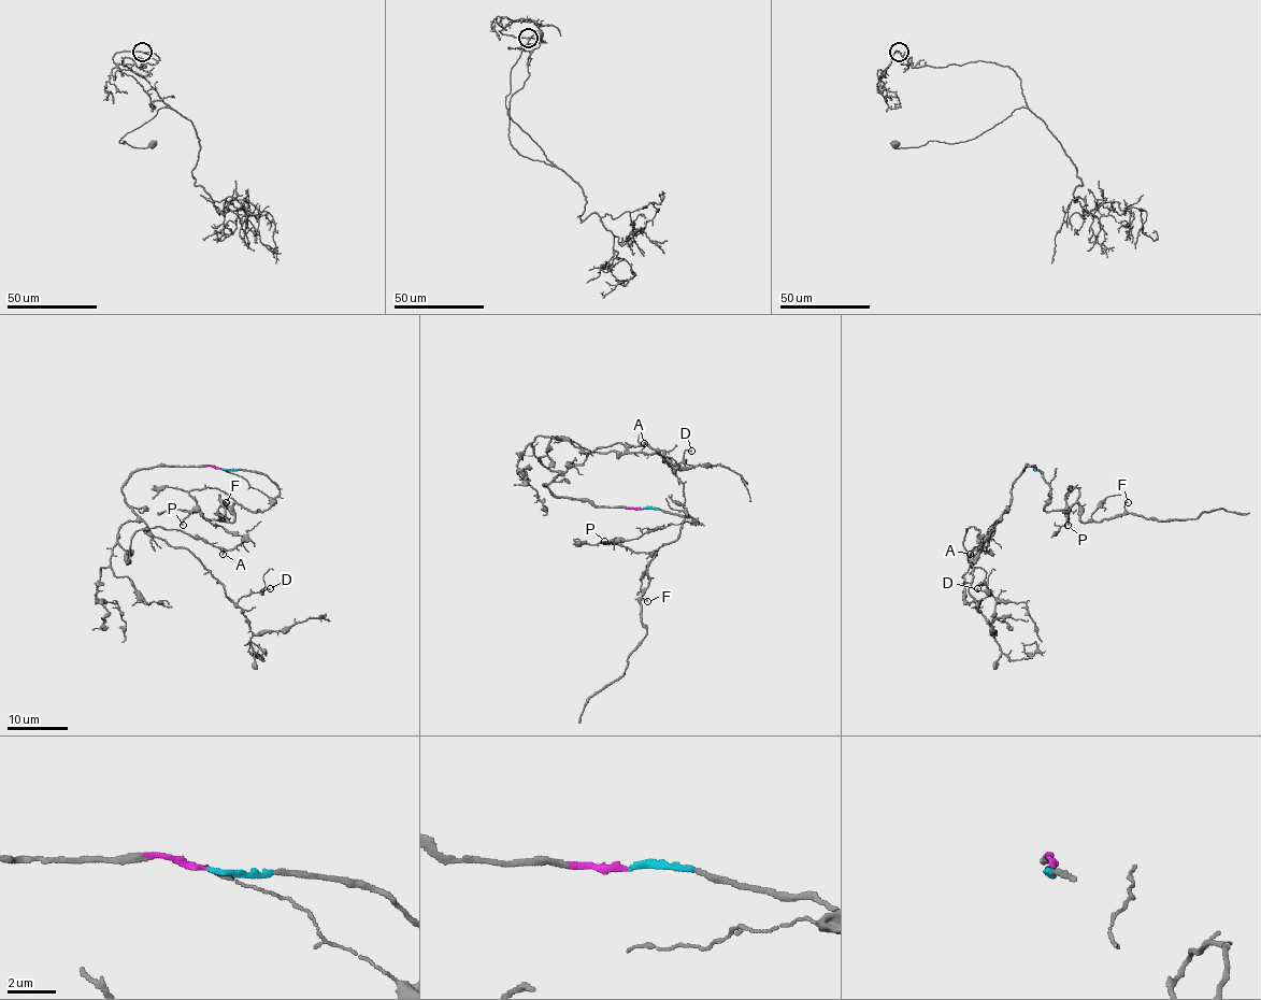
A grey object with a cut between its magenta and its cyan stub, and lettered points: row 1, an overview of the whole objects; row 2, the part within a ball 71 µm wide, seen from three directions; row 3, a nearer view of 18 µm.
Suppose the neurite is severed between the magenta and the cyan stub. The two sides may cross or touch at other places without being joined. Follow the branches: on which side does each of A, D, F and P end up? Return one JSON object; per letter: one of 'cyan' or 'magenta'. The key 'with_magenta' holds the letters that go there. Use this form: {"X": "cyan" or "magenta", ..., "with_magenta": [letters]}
{"A": "magenta", "D": "magenta", "F": "cyan", "P": "cyan", "with_magenta": ["A", "D"]}

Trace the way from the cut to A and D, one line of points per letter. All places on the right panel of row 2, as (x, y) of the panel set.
A: (1034, 468), (1025, 468), (1011, 504), (970, 561), (966, 530), (978, 528), (978, 546), (970, 554)
D: (1034, 468), (1025, 468), (992, 536), (970, 556), (969, 594), (977, 602), (991, 594), (977, 589)

